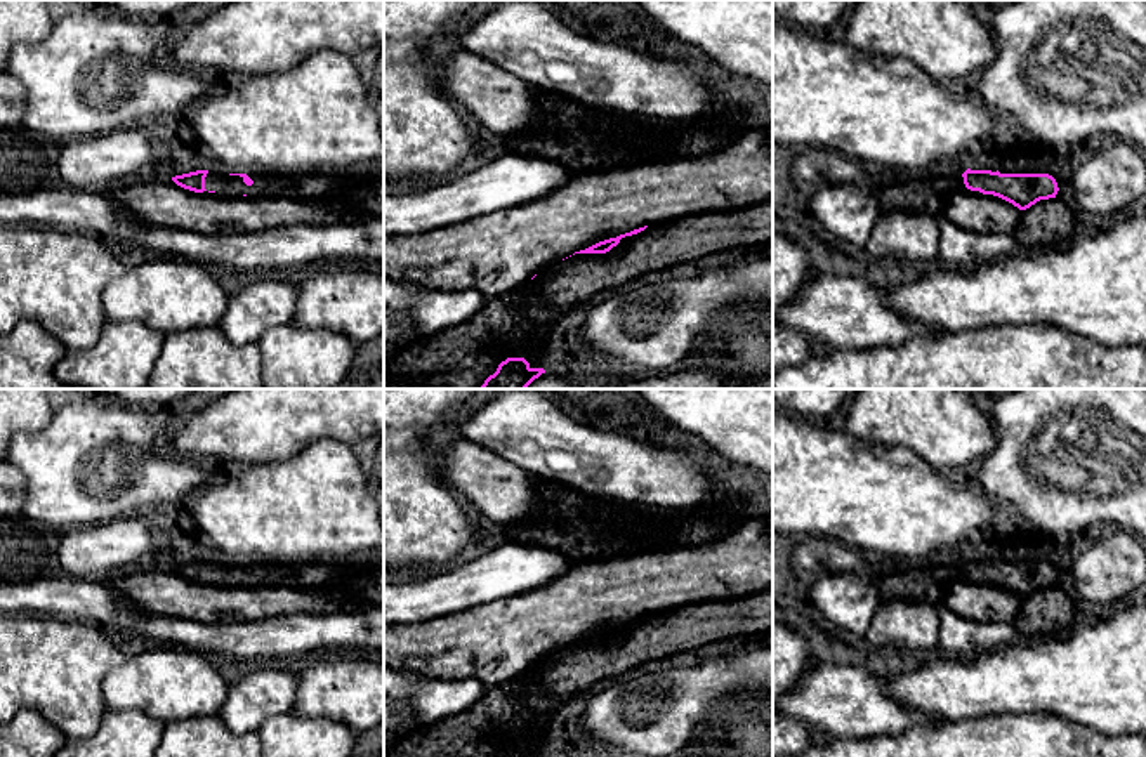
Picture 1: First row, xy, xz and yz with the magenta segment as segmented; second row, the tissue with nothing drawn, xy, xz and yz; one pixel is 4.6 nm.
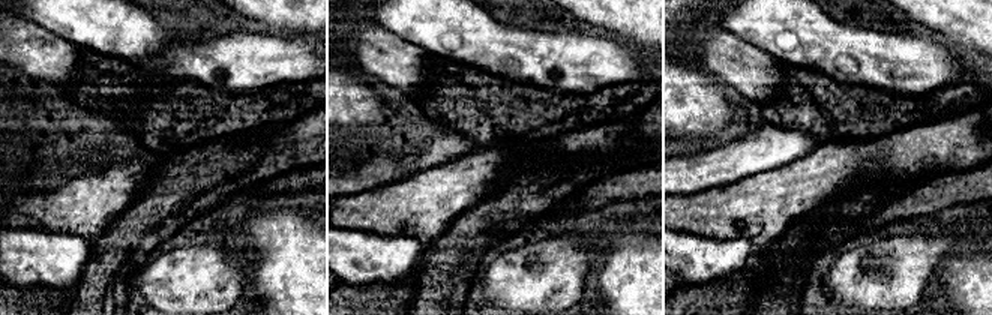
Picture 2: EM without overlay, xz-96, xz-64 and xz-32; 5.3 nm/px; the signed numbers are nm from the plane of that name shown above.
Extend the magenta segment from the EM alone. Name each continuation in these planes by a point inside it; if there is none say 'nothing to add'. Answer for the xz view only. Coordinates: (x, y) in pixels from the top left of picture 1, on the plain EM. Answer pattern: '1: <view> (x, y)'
nothing to add

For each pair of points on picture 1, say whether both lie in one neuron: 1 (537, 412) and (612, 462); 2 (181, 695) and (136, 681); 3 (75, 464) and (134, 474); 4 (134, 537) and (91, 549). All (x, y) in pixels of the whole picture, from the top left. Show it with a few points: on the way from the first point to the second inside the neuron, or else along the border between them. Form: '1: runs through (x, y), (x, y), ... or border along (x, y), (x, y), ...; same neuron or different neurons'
1: runs through (556, 431), (584, 459), (592, 462); same neuron
2: runs through (171, 684), (146, 683); same neuron
3: runs through (89, 464), (120, 464); same neuron
4: runs through (124, 544), (101, 549); same neuron

